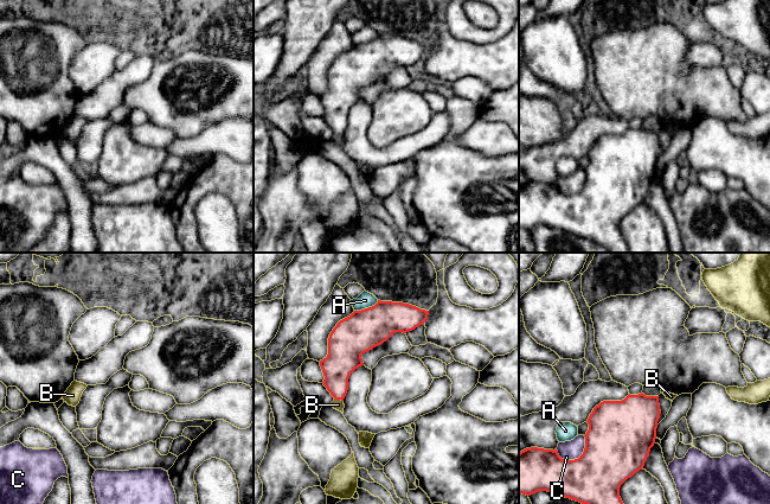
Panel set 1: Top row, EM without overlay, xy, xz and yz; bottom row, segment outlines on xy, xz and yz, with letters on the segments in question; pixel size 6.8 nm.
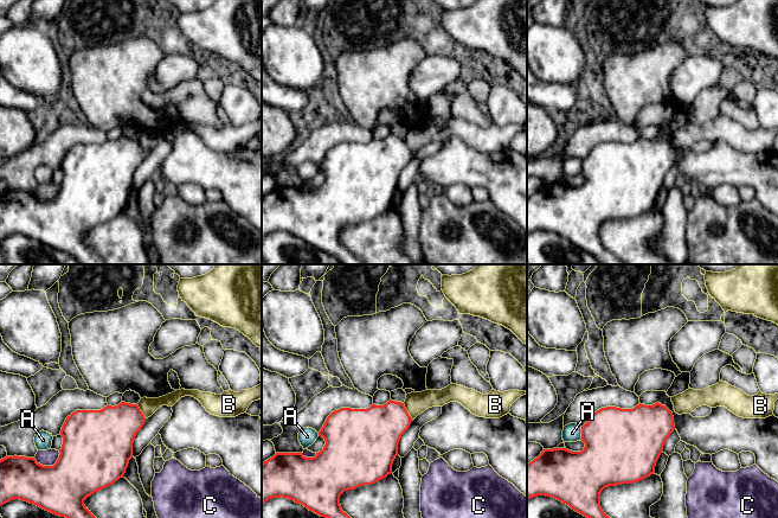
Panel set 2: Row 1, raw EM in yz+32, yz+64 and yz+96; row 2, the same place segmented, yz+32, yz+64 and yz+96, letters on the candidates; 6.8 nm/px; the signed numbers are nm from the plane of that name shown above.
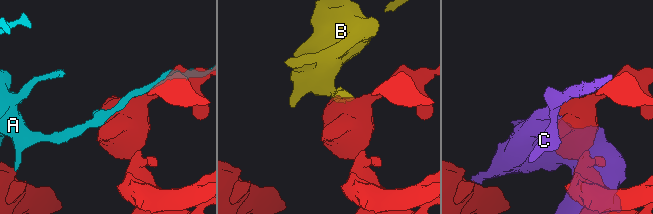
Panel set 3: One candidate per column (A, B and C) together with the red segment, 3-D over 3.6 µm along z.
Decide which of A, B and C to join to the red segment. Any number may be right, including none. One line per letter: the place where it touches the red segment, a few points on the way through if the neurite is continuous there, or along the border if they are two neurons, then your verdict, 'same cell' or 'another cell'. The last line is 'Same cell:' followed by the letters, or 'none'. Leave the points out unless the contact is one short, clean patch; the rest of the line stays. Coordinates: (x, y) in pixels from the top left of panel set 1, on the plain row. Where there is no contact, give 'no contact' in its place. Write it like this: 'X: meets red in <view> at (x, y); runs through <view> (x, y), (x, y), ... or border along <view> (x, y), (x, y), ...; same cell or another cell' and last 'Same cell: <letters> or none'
A: meets red in xz at (366, 43); another cell
B: meets red in xz at (339, 133); border along xz (334, 133), (342, 135); another cell
C: meets red in yz at (579, 191); another cell
Same cell: none

